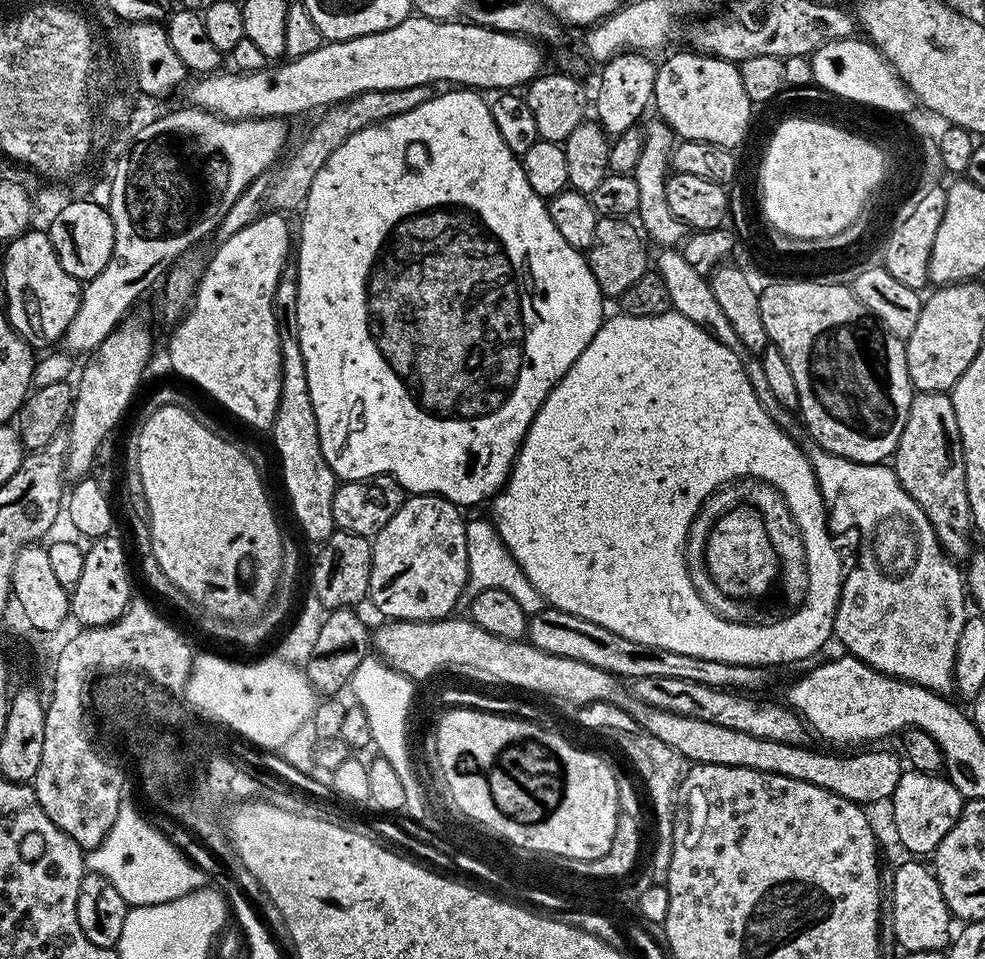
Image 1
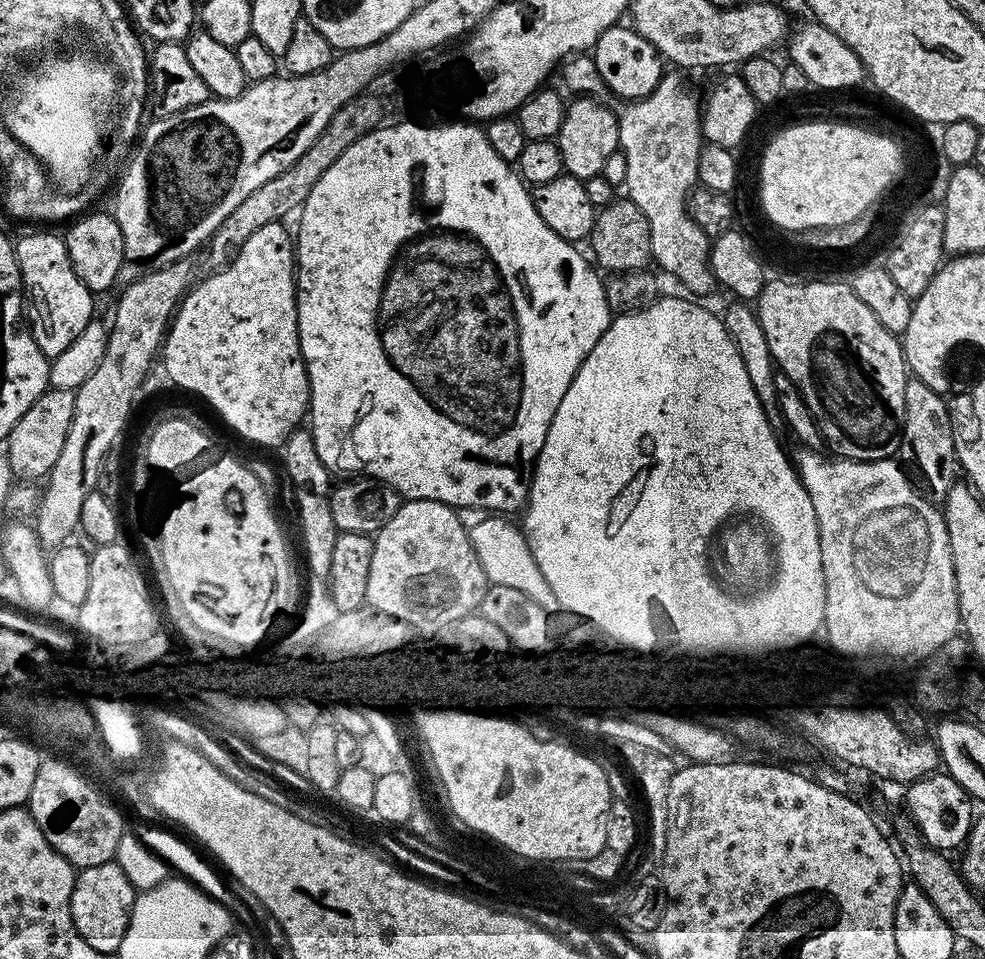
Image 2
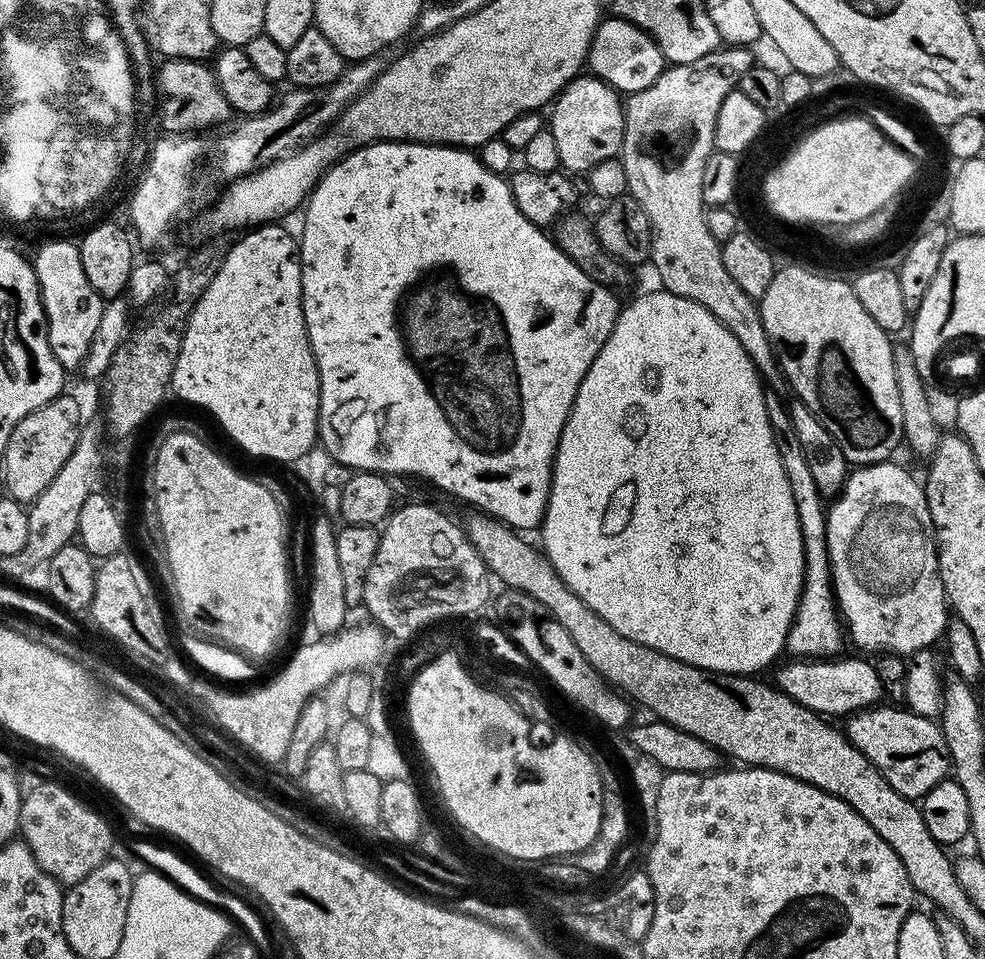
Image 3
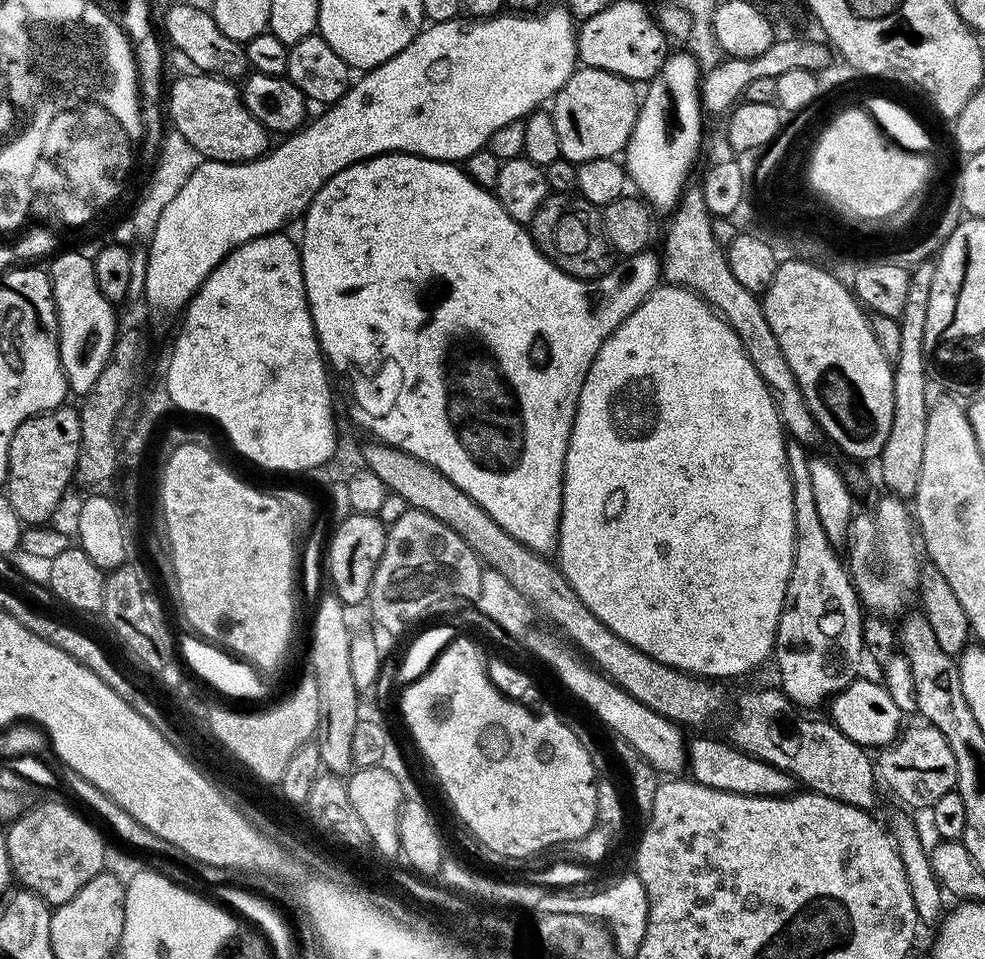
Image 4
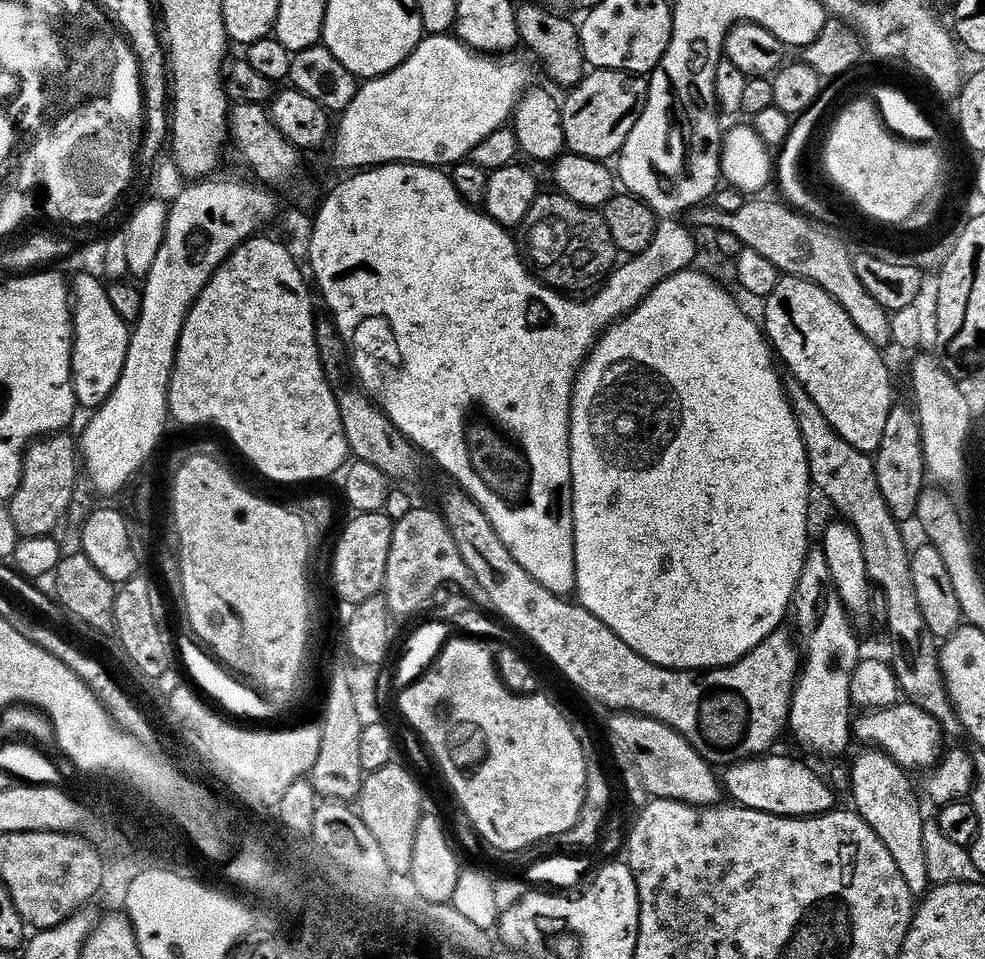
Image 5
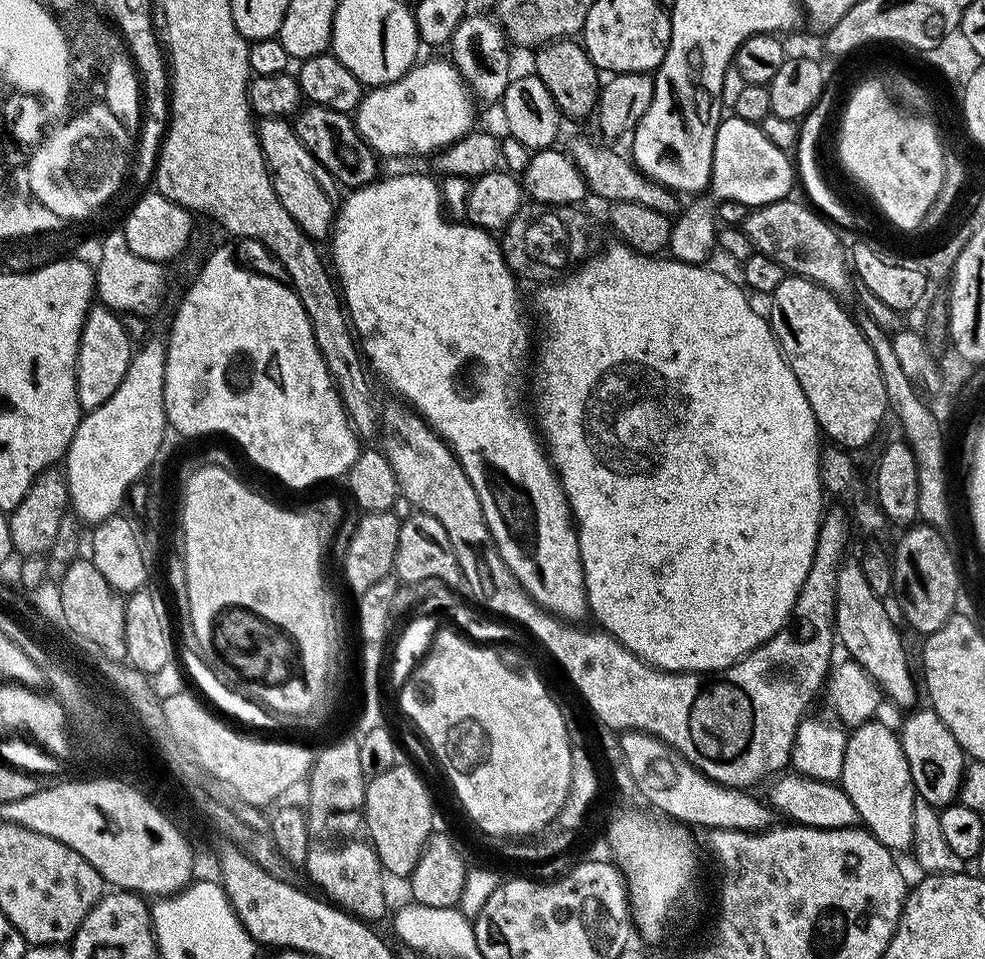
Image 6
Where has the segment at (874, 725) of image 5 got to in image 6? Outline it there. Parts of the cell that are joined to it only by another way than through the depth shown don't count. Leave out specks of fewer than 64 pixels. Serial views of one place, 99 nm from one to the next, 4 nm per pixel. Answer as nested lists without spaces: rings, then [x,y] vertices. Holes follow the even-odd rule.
[[[924,706],[921,712],[912,710],[907,713],[904,725],[898,728],[900,745],[906,754],[906,762],[910,766],[910,778],[916,787],[917,797],[930,802],[935,808],[947,808],[960,795],[960,783],[964,781],[966,757],[958,746],[954,734],[946,730],[942,718]]]

